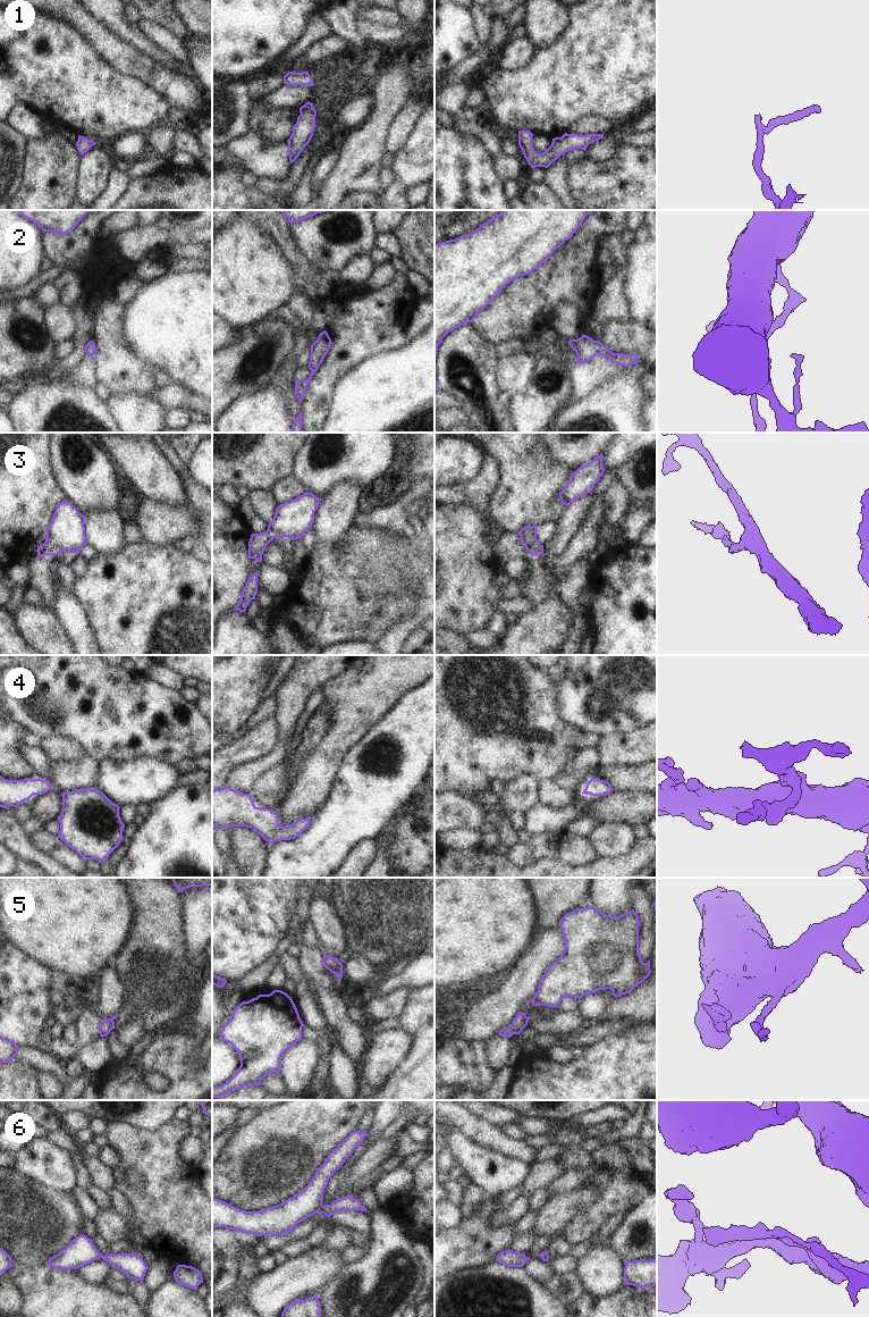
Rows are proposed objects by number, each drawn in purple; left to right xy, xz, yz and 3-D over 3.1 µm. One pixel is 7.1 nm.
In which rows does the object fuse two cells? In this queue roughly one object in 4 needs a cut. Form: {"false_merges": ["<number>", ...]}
{"false_merges": []}

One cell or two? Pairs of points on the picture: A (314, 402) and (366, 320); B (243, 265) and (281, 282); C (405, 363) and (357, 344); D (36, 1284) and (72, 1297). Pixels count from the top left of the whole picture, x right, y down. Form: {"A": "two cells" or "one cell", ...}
{"A": "one cell", "B": "one cell", "C": "two cells", "D": "one cell"}

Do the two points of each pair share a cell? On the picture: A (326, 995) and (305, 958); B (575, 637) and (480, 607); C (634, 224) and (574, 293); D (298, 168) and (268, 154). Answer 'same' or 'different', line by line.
A: same
B: same
C: different
D: different

